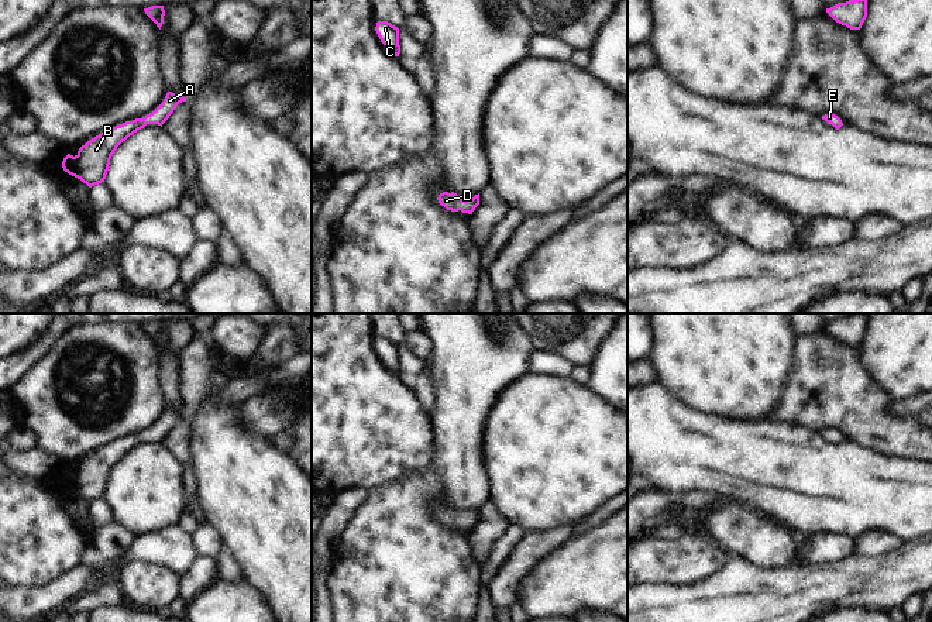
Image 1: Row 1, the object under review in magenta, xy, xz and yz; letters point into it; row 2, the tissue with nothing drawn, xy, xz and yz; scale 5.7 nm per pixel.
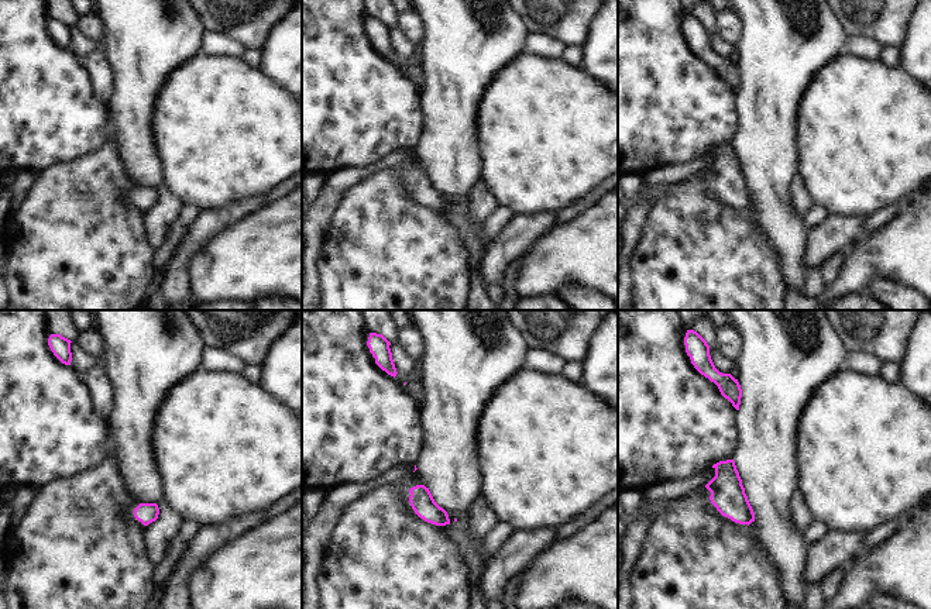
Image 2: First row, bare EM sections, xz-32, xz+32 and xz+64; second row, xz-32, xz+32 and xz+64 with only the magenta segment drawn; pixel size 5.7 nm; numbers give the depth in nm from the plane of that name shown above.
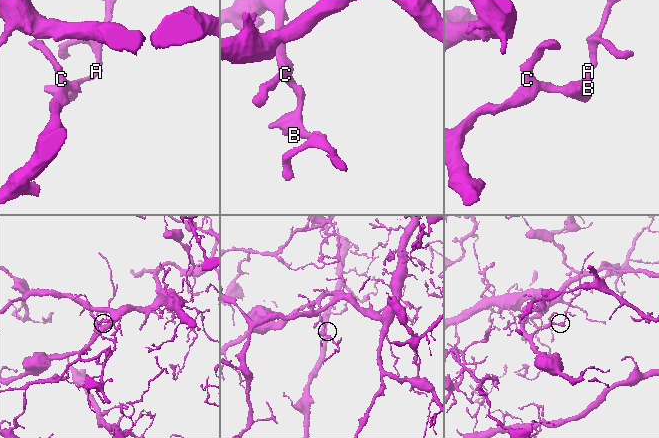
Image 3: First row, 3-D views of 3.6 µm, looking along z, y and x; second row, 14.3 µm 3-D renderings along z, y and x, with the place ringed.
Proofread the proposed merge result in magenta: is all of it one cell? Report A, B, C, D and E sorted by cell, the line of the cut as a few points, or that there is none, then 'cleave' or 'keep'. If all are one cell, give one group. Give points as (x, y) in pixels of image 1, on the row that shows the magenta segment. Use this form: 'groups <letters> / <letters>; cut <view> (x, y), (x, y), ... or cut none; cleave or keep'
groups A B C D E; cut none; keep

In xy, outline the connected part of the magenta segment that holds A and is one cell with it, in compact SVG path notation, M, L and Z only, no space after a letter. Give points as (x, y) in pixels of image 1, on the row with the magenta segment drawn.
M168 92L164 102L144 118L125 121L96 135L82 145L75 157L68 154L62 161L63 171L80 179L89 188L104 182L111 155L117 147L147 124L162 127L182 102L186 102L186 97Z

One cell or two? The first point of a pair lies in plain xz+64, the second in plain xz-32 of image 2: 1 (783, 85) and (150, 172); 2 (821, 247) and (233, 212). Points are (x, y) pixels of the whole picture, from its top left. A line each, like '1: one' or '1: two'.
1: one
2: one

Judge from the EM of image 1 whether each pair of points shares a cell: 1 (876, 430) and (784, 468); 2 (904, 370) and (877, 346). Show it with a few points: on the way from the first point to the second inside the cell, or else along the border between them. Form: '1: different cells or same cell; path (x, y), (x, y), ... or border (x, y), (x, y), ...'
1: different cells; border (843, 440), (870, 449), (877, 454)
2: same cell; path (897, 363), (884, 350)

